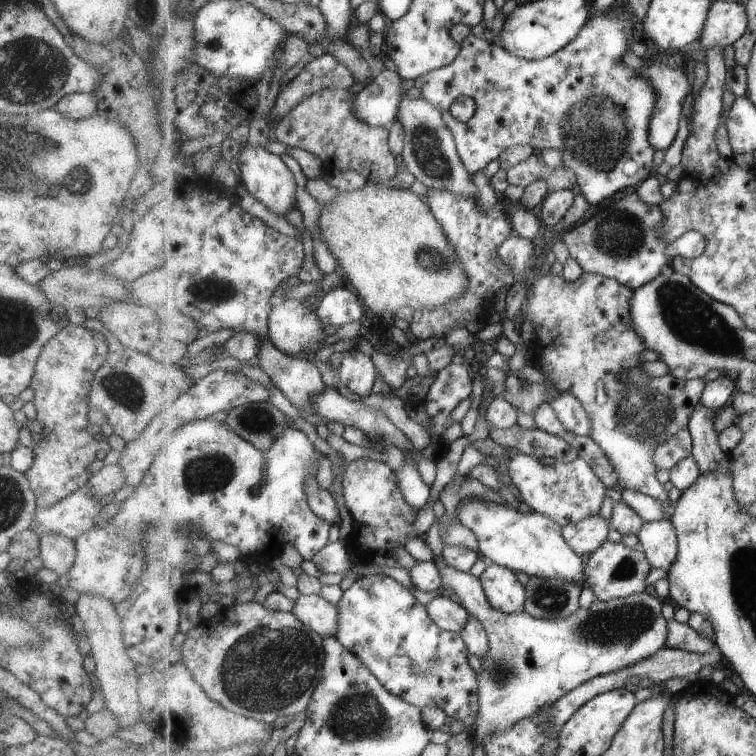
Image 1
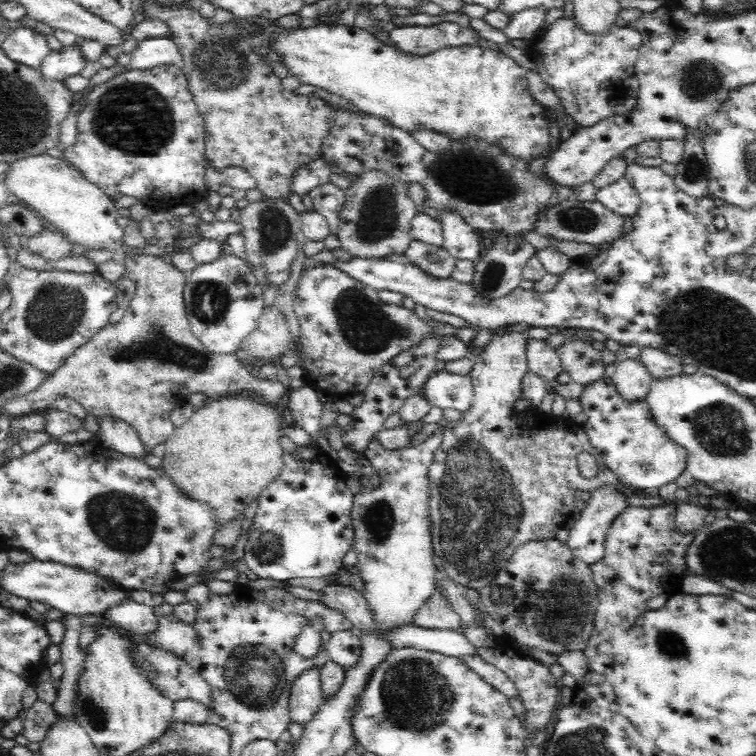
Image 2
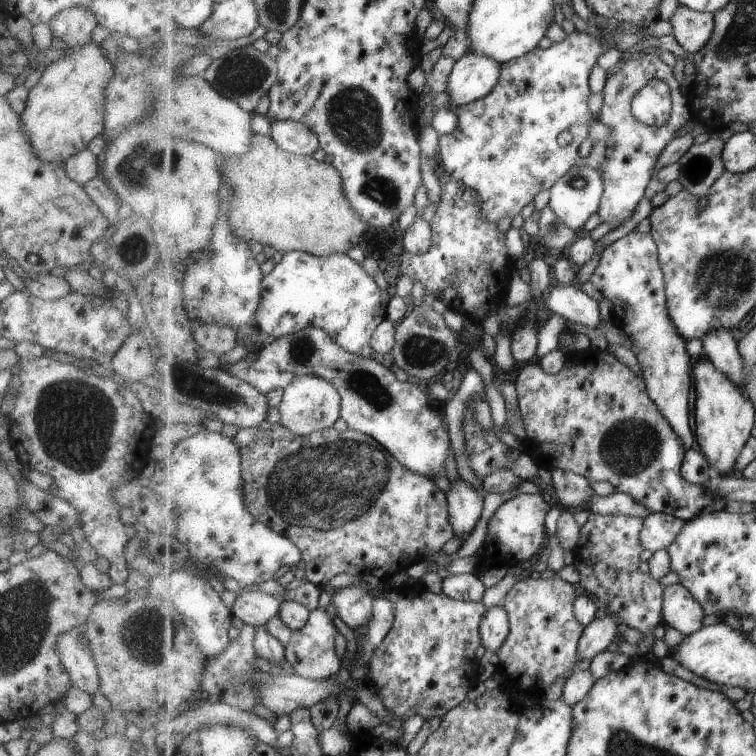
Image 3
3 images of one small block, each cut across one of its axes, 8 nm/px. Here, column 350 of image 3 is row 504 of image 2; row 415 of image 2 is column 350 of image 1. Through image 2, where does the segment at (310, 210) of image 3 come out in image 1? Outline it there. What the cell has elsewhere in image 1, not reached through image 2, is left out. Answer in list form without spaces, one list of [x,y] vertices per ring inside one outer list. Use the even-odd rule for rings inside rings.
[[[367,182],[362,190],[340,192],[339,197],[322,213],[323,239],[336,257],[341,272],[349,278],[362,304],[375,314],[395,314],[404,307],[425,311],[445,307],[466,294],[470,288],[464,261],[450,242],[442,223],[435,217],[424,197],[407,189],[405,183],[393,188],[376,188]]]

